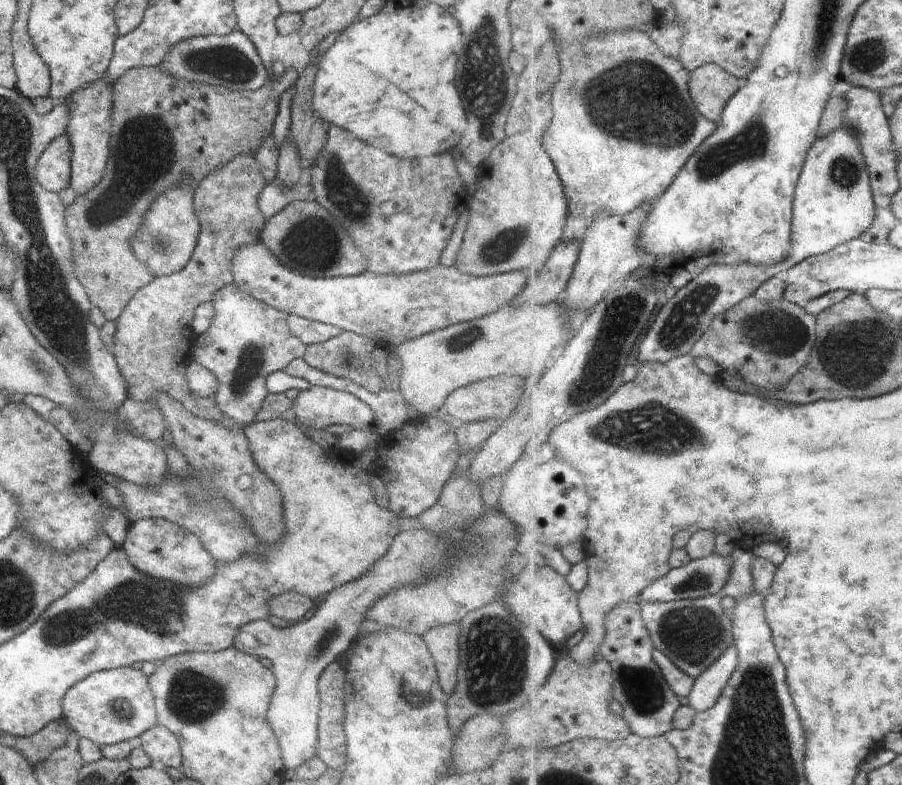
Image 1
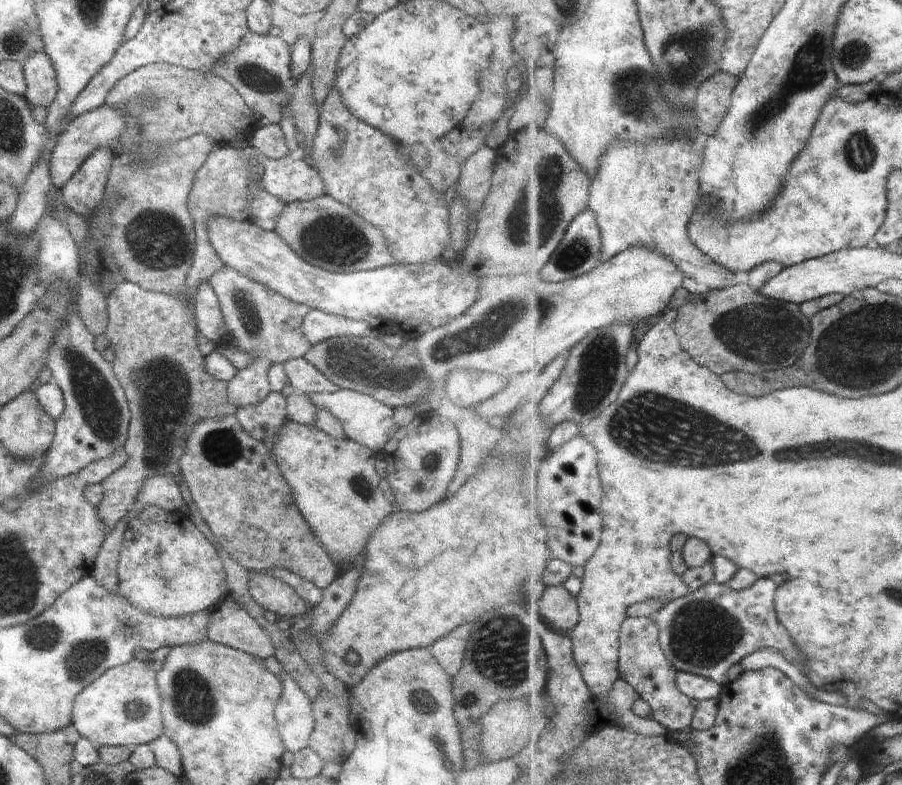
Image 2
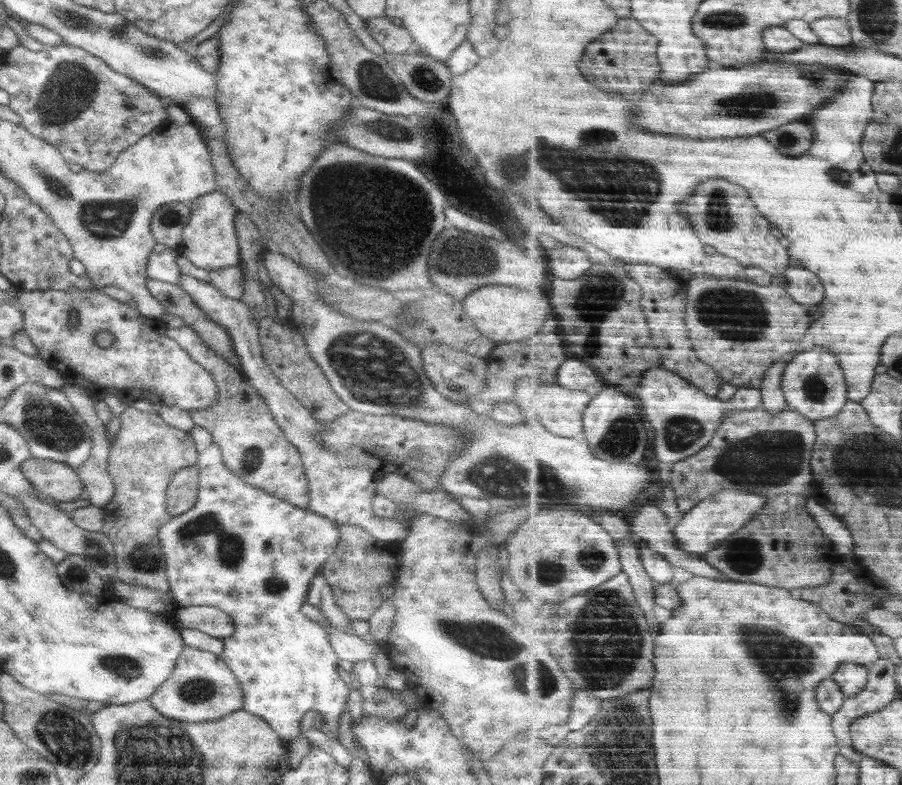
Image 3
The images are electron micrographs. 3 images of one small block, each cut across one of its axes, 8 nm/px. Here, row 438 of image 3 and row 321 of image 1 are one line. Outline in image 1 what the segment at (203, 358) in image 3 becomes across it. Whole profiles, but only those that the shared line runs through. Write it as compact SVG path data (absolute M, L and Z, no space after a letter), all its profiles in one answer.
M233 282L216 290L211 301L215 313L213 323L202 336L206 345L203 348L194 346L190 359L207 368L217 378L218 388L214 396L218 408L235 422L234 428L244 429L244 426L255 422L256 413L268 396L266 377L271 372L284 371L292 359L302 359L307 345L290 332L287 325L290 316L288 313L242 292Z

